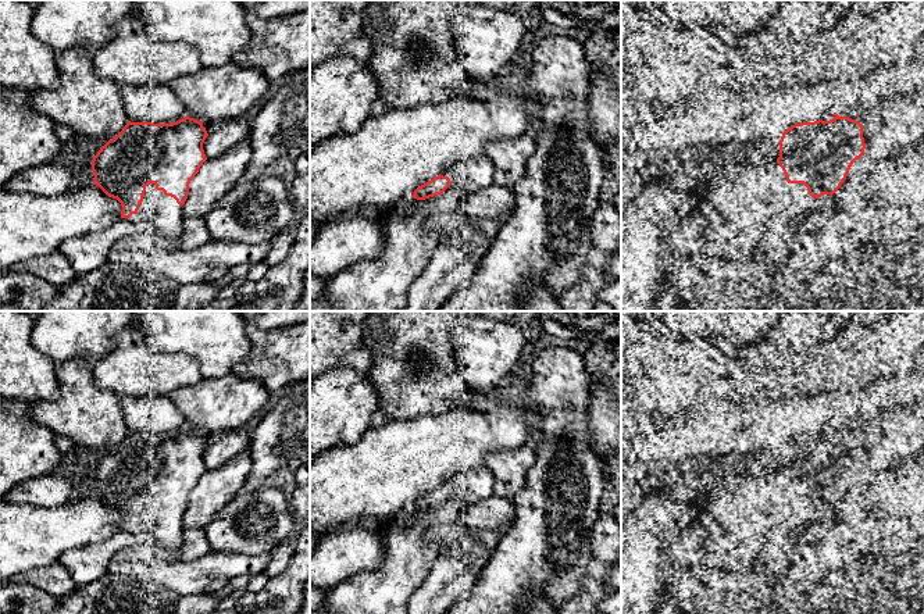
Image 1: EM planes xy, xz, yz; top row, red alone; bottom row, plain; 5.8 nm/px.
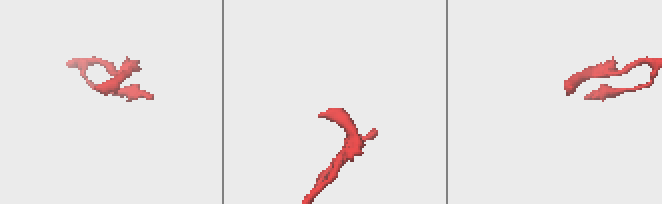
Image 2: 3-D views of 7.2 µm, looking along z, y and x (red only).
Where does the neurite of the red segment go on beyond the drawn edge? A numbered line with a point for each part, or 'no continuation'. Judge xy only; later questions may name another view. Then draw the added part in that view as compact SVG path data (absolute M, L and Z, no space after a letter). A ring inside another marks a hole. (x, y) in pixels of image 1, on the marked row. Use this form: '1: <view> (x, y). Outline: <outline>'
1: xy (163, 211). Outline: M154 183L146 186L143 201L136 214L125 218L131 222L150 222L164 239L168 250L181 247L182 207L163 190L157 190Z

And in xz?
1: xz (473, 174). Outline: M488 157L459 160L442 175L450 179L450 186L465 190L482 190L493 183L495 165Z

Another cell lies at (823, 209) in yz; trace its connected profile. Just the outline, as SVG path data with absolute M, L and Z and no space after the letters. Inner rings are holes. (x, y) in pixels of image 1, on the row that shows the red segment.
M823 194L814 203L814 207L806 215L806 218L799 225L799 233L802 232L818 232L824 228L825 222L835 211L834 200L831 194Z

